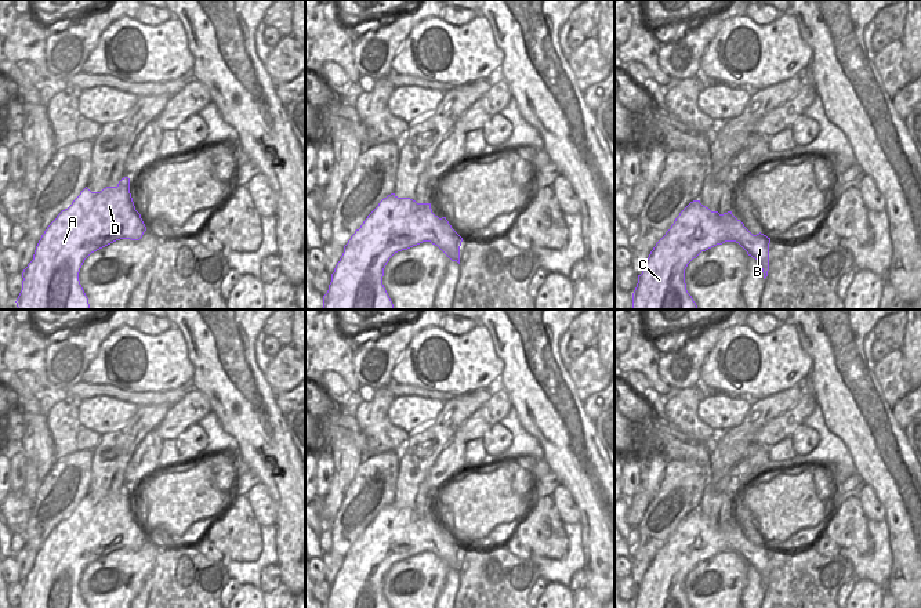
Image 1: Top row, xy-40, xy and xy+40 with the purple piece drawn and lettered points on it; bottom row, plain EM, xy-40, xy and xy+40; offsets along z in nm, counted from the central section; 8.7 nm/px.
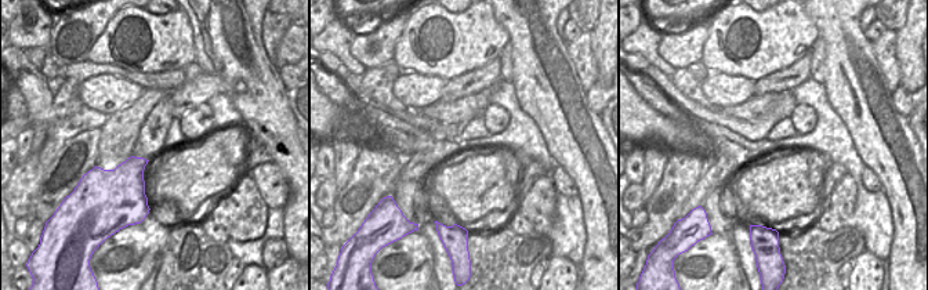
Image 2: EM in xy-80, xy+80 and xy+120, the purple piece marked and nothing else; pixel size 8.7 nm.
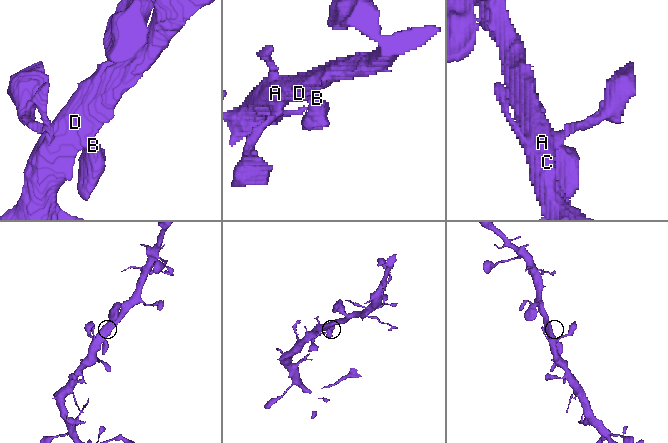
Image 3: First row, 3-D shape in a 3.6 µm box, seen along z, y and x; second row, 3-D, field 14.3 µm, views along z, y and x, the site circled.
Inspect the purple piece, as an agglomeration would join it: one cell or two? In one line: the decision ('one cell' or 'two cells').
one cell

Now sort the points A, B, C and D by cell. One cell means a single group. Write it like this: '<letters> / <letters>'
A B C D

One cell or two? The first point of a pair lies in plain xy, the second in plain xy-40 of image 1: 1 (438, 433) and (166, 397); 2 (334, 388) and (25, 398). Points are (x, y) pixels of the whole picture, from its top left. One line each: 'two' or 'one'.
1: two
2: two

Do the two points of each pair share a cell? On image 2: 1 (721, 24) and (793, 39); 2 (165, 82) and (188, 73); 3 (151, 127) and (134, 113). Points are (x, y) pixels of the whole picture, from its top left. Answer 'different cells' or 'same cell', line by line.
1: same cell
2: same cell
3: different cells

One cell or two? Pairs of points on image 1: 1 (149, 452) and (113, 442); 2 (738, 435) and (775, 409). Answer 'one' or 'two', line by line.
1: two
2: one

